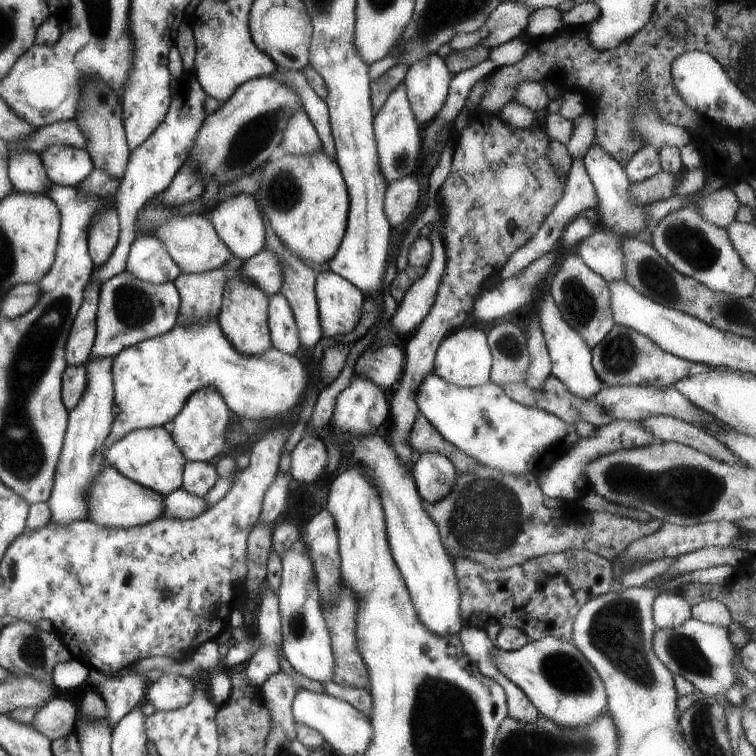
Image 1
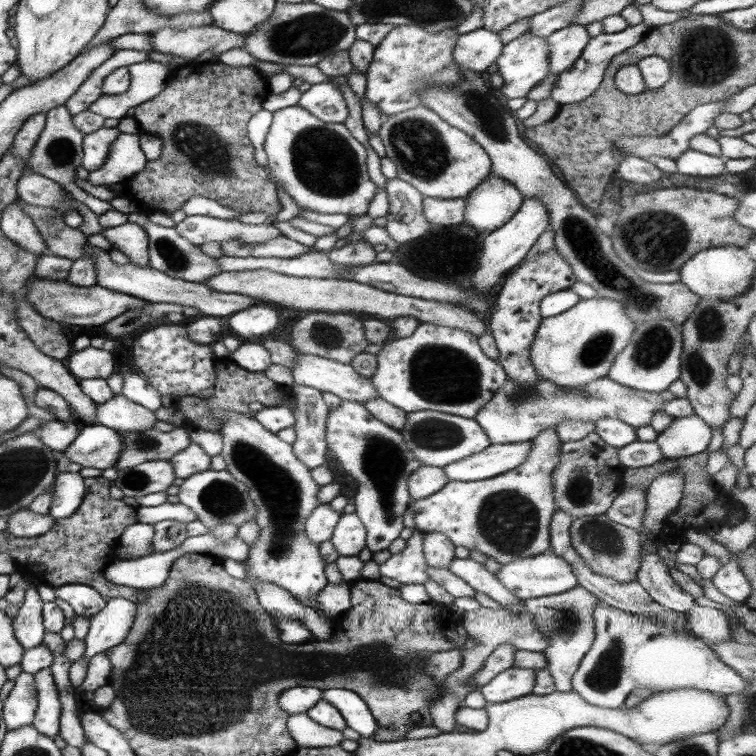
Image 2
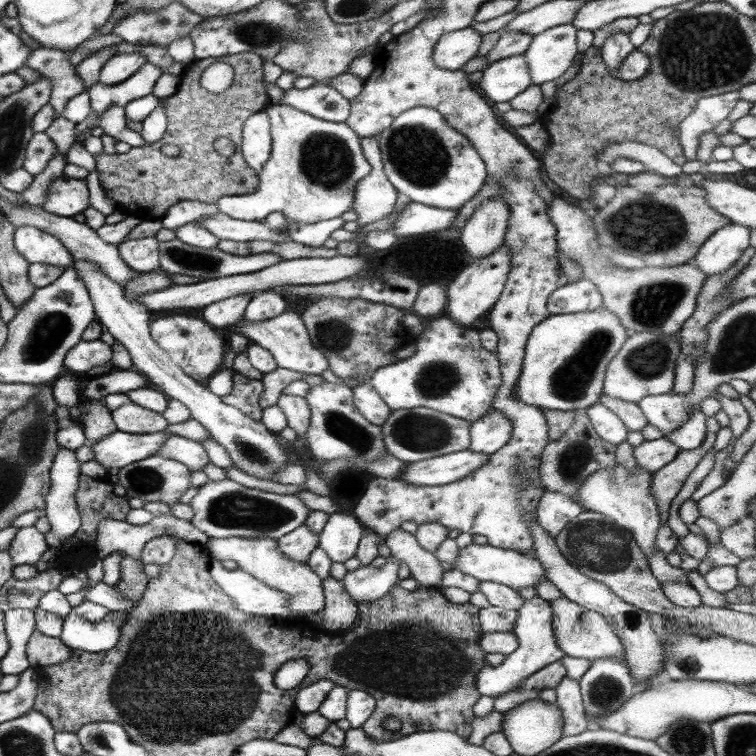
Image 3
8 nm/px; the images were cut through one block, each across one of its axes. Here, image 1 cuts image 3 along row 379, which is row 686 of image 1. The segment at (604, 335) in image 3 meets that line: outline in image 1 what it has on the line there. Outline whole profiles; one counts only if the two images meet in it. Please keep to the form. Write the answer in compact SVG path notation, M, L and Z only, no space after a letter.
M552 636L529 641L514 651L493 646L491 662L507 676L537 708L539 716L562 728L581 728L591 724L606 710L606 694L599 674L571 640L565 642Z

